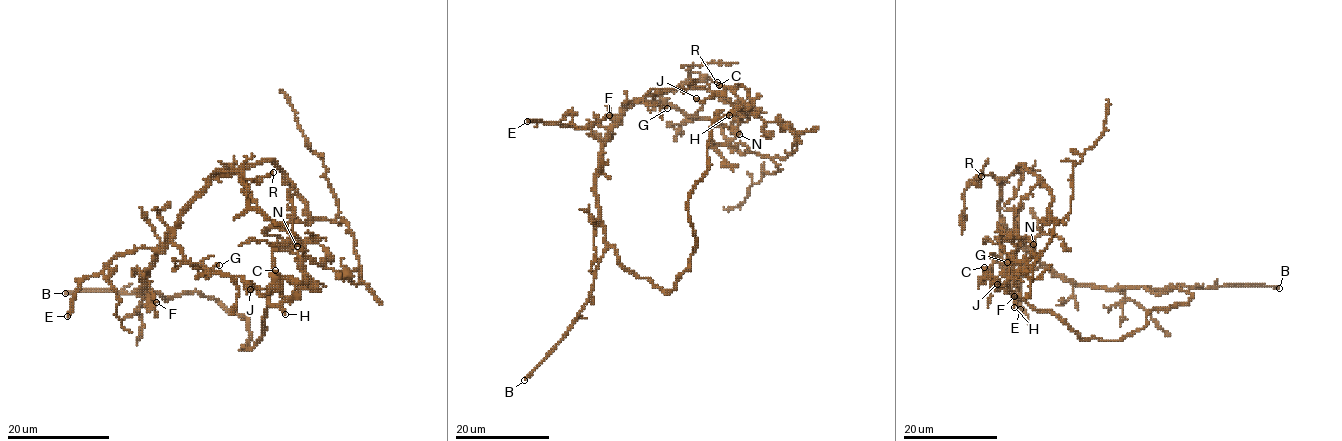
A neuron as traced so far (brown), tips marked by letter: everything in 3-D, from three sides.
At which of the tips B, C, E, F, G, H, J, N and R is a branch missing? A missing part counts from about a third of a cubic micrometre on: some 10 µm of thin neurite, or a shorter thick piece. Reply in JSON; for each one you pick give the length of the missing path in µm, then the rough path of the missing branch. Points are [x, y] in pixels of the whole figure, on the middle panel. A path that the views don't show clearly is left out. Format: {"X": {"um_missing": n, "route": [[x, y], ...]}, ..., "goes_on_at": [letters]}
{"B": {"um_missing": 100}, "E": {"um_missing": 40}, "G": {"um_missing": 10, "route": [[667, 108], [673, 115], [689, 115], [685, 117]]}, "R": {"um_missing": 25}, "goes_on_at": ["B", "E", "G", "R"]}

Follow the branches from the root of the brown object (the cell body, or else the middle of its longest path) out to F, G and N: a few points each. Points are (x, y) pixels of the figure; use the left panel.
F: (188, 205), (181, 224), (154, 263), (142, 272), (136, 270), (149, 283), (156, 302)
G: (188, 205), (181, 217), (181, 224), (173, 232), (173, 242), (196, 268), (210, 270), (219, 265)
N: (188, 205), (214, 178), (270, 161), (293, 185), (307, 278), (271, 303), (273, 250), (297, 246)

